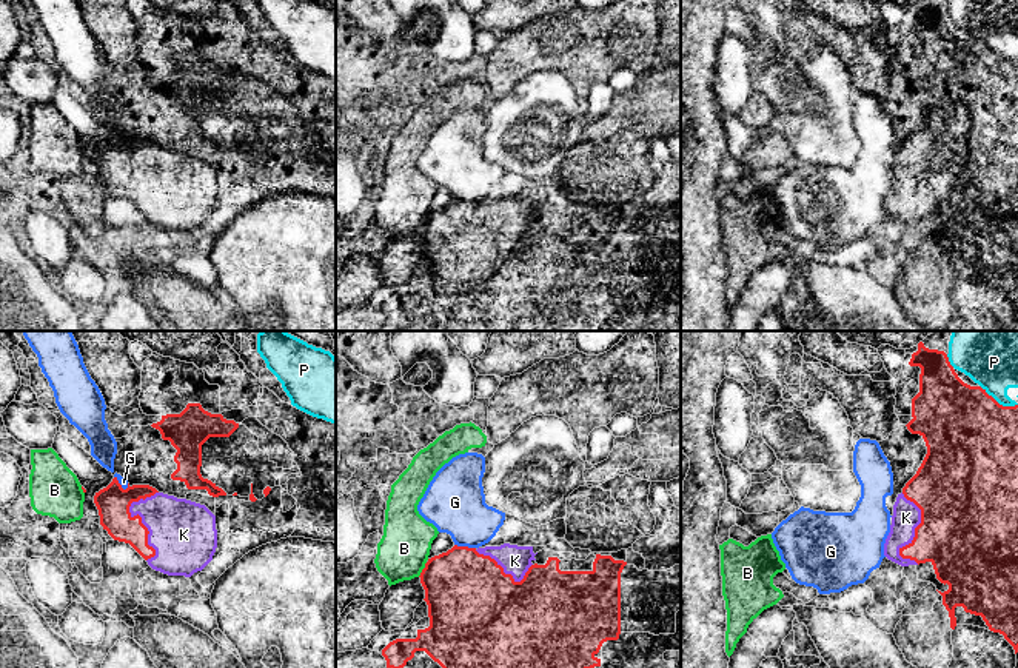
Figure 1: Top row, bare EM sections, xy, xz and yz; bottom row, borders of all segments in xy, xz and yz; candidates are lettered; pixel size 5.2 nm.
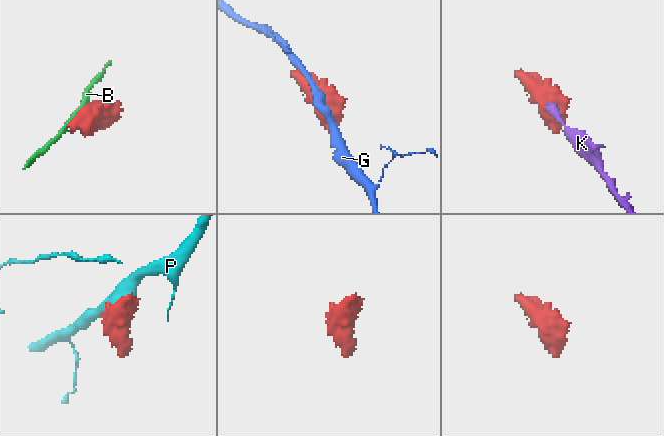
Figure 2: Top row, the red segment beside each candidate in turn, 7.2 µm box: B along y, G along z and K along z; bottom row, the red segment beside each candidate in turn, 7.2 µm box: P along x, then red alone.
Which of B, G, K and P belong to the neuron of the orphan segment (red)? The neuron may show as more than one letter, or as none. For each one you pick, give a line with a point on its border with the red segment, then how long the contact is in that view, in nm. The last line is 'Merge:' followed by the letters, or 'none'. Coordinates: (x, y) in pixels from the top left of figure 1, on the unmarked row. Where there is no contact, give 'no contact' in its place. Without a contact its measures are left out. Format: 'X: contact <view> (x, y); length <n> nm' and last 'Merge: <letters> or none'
K: contact xy (140, 173); length 380 nm
Merge: K

